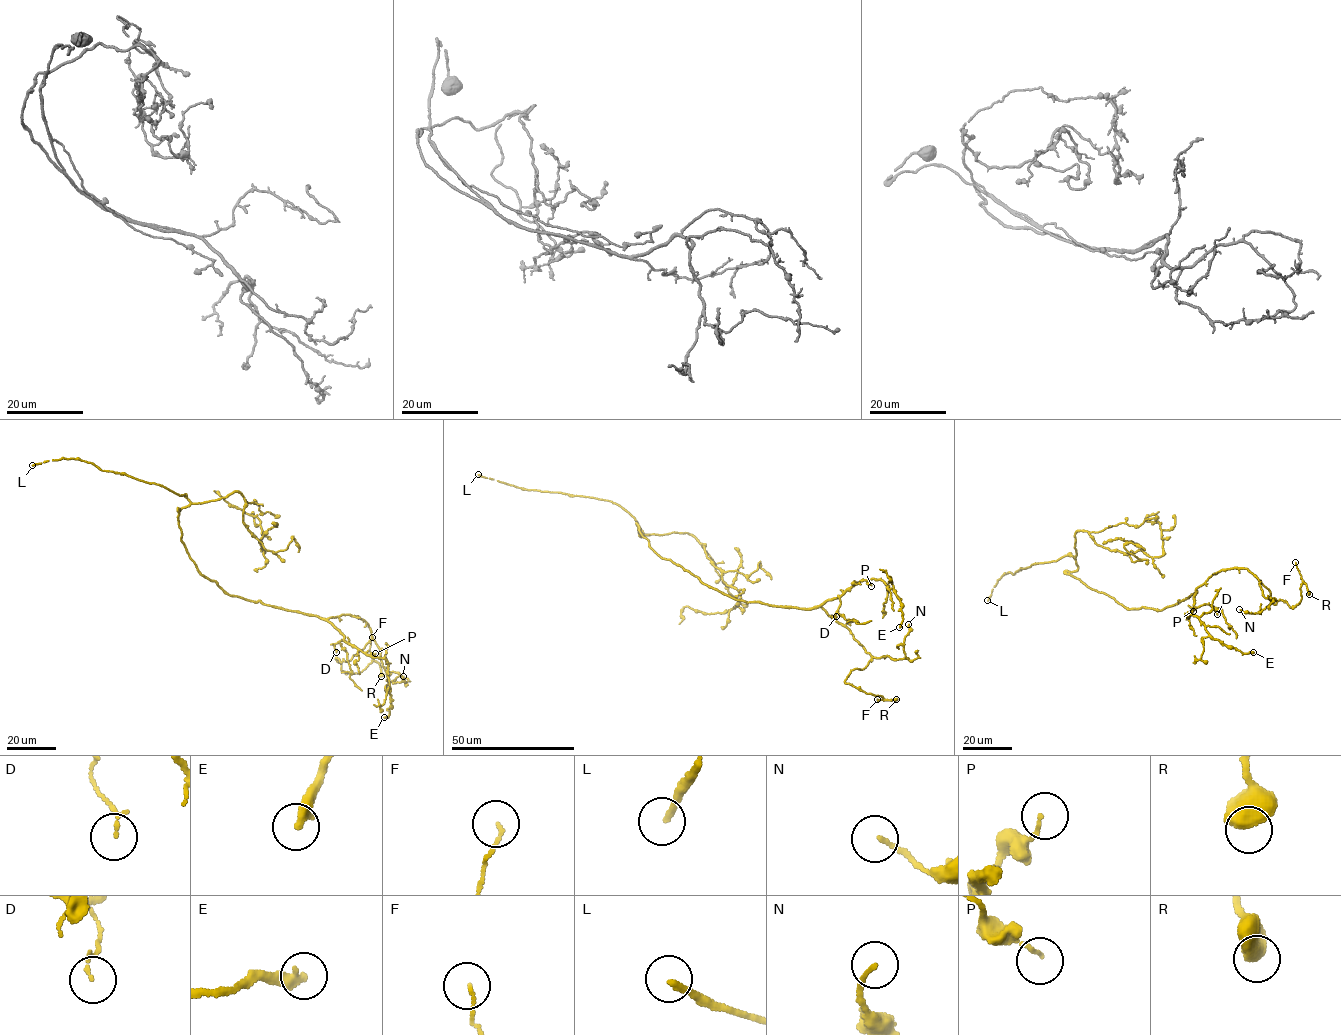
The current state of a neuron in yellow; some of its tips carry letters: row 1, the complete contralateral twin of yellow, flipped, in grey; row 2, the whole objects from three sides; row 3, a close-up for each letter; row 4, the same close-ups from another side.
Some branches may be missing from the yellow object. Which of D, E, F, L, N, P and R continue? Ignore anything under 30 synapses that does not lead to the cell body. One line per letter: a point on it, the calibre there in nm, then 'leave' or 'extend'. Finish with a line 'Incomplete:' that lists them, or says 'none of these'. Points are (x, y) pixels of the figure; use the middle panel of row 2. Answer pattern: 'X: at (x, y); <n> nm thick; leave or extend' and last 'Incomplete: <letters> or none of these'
D: at (836, 616); 110 nm thick; leave
E: at (899, 627); 360 nm thick; leave
F: at (877, 699); 90 nm thick; leave
L: at (478, 474); 190 nm thick; extend
N: at (908, 624); 120 nm thick; leave
P: at (871, 586); 110 nm thick; leave
R: at (896, 699); 700 nm thick; leave
Incomplete: L

